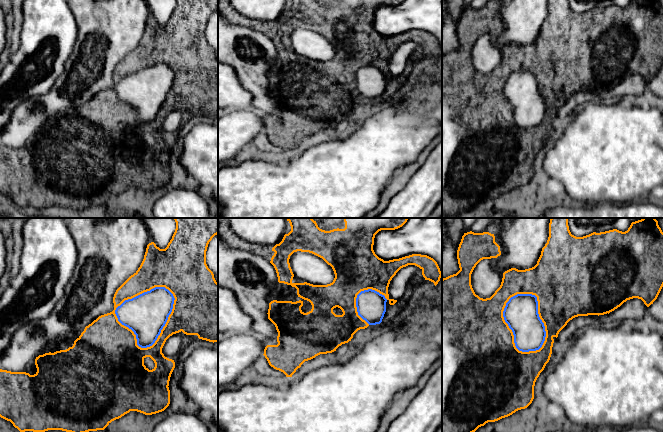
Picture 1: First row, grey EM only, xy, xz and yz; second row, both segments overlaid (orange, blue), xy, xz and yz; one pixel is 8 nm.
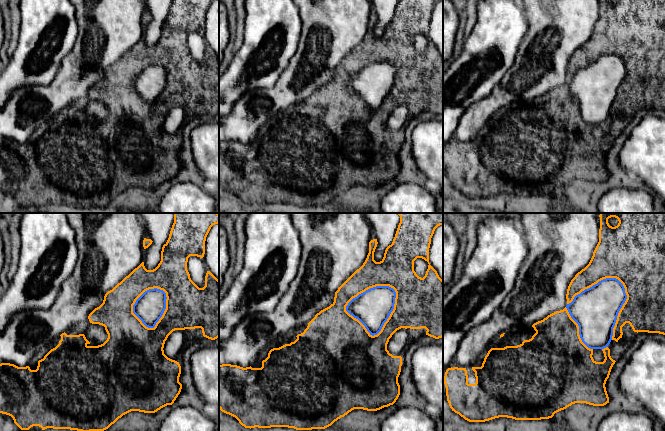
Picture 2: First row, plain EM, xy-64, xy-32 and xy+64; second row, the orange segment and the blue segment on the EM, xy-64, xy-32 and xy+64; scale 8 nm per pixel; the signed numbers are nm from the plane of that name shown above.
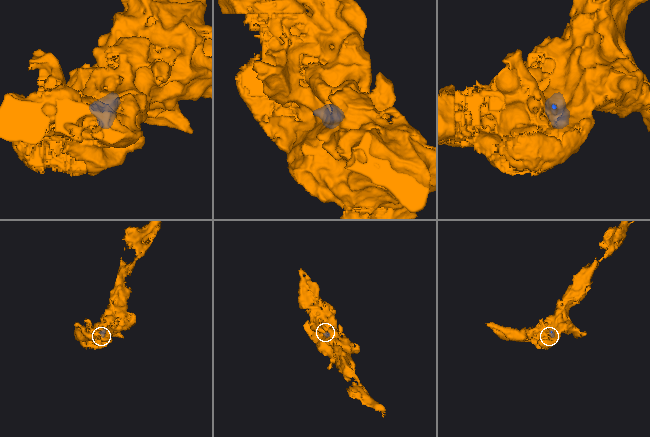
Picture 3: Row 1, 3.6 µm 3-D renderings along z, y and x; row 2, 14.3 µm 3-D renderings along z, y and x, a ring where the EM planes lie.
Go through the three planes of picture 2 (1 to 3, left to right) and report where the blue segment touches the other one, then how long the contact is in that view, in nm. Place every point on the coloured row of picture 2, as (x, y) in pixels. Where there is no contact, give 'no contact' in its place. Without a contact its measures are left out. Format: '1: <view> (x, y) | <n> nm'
1: xy-64 (166, 308) | 340 nm
2: xy-32 (392, 311) | 440 nm
3: xy+64 (623, 304) | 500 nm

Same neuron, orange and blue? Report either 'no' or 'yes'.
no

